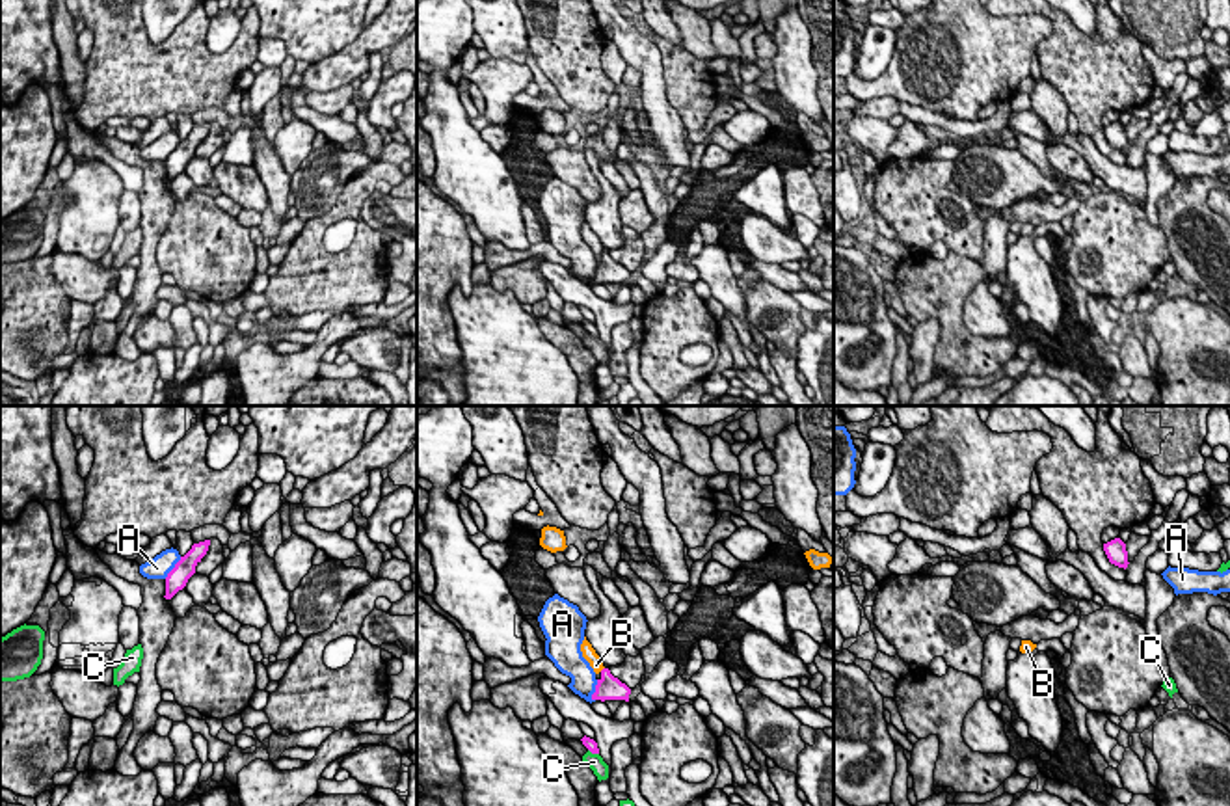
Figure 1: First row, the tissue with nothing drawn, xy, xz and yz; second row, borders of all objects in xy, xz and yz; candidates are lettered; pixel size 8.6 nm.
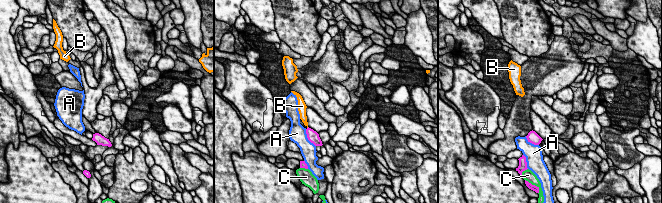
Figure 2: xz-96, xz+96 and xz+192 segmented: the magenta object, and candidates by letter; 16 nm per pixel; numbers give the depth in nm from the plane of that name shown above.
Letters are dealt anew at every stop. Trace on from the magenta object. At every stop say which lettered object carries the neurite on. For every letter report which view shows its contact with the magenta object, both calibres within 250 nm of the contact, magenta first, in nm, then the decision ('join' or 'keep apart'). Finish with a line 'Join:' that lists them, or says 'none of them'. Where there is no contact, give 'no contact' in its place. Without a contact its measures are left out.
A: xz | 220/220 nm | keep apart
B: no contact | keep apart
C: xz | 90/140 nm | keep apart
Join: none of them

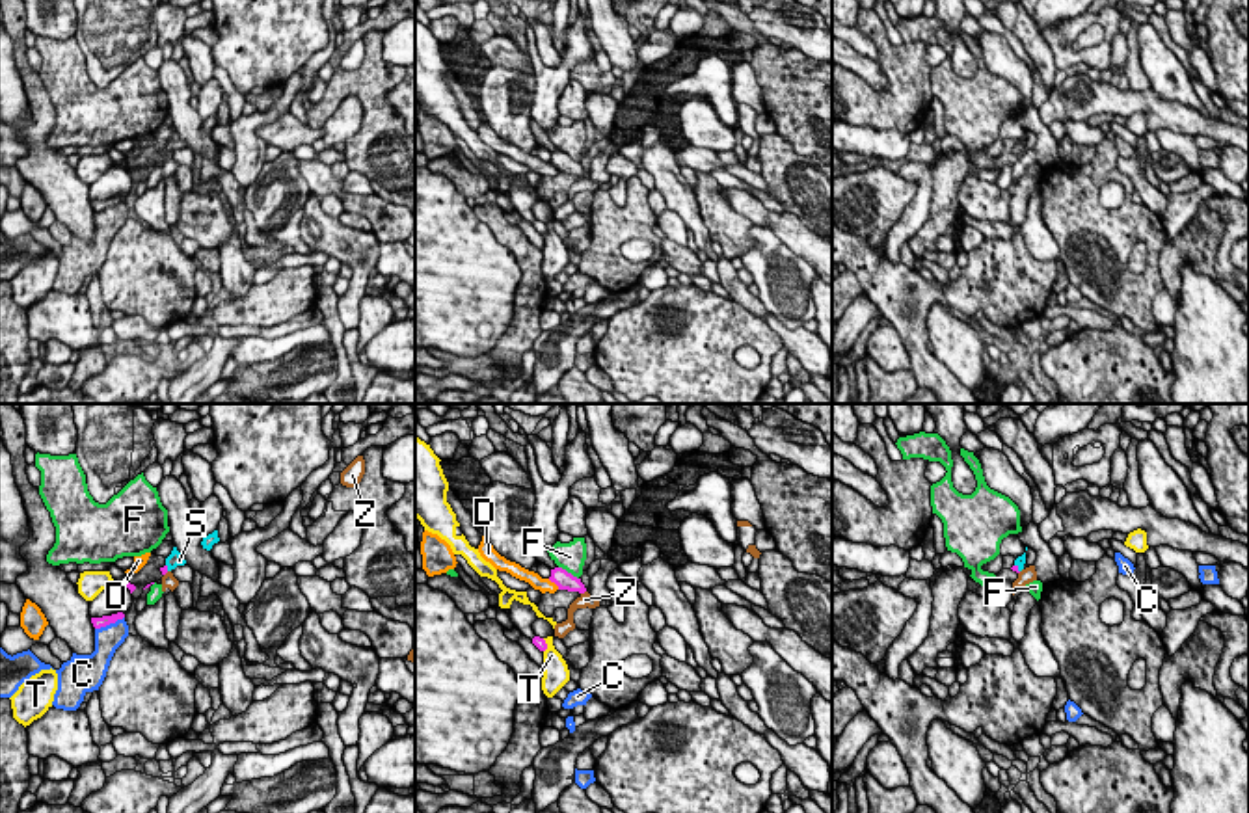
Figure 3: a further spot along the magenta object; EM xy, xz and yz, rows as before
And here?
C: xy | 100/220 nm | keep apart
D: xz | 160/130 nm | keep apart
F: xz | 160/240 nm | keep apart
S: yz | 60/90 nm | join
T: xz | 90/220 nm | keep apart
Z: xz | 160/120 nm | keep apart
Join: S

